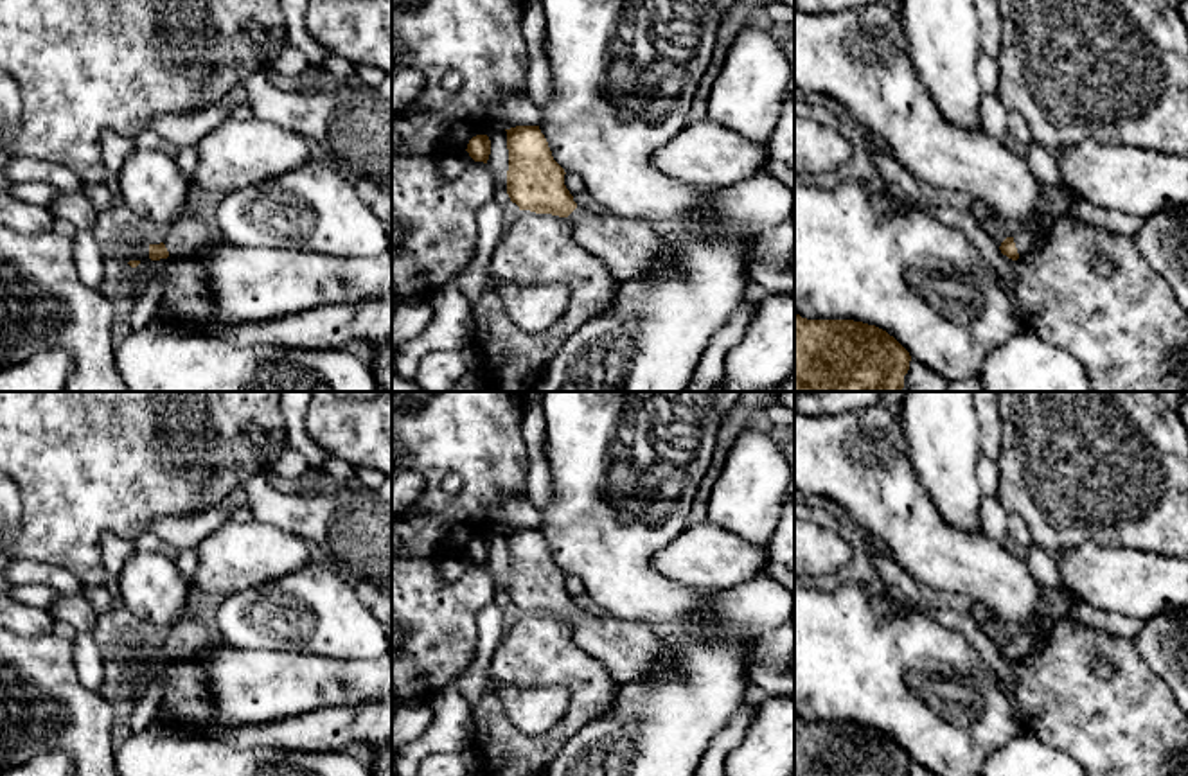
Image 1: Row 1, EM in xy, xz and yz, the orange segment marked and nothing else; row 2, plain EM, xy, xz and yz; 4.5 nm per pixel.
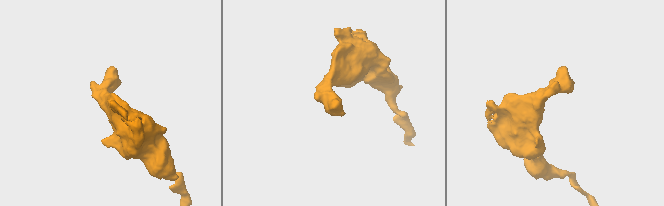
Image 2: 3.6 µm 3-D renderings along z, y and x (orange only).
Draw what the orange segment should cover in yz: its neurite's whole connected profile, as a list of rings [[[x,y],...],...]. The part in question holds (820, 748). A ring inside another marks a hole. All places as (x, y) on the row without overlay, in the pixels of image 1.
[[[794,715],[794,776],[908,776],[909,754],[886,733],[854,722],[807,722]]]

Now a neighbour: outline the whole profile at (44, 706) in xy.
[[[0,627],[0,772],[59,751],[74,763],[72,776],[119,776],[111,747],[113,706],[101,692],[86,690],[75,672],[74,643],[59,636],[23,638]]]

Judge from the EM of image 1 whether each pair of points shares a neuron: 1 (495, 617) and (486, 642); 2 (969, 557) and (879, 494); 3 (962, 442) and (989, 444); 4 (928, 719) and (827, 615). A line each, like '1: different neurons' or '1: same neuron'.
1: same neuron
2: same neuron
3: different neurons
4: same neuron

